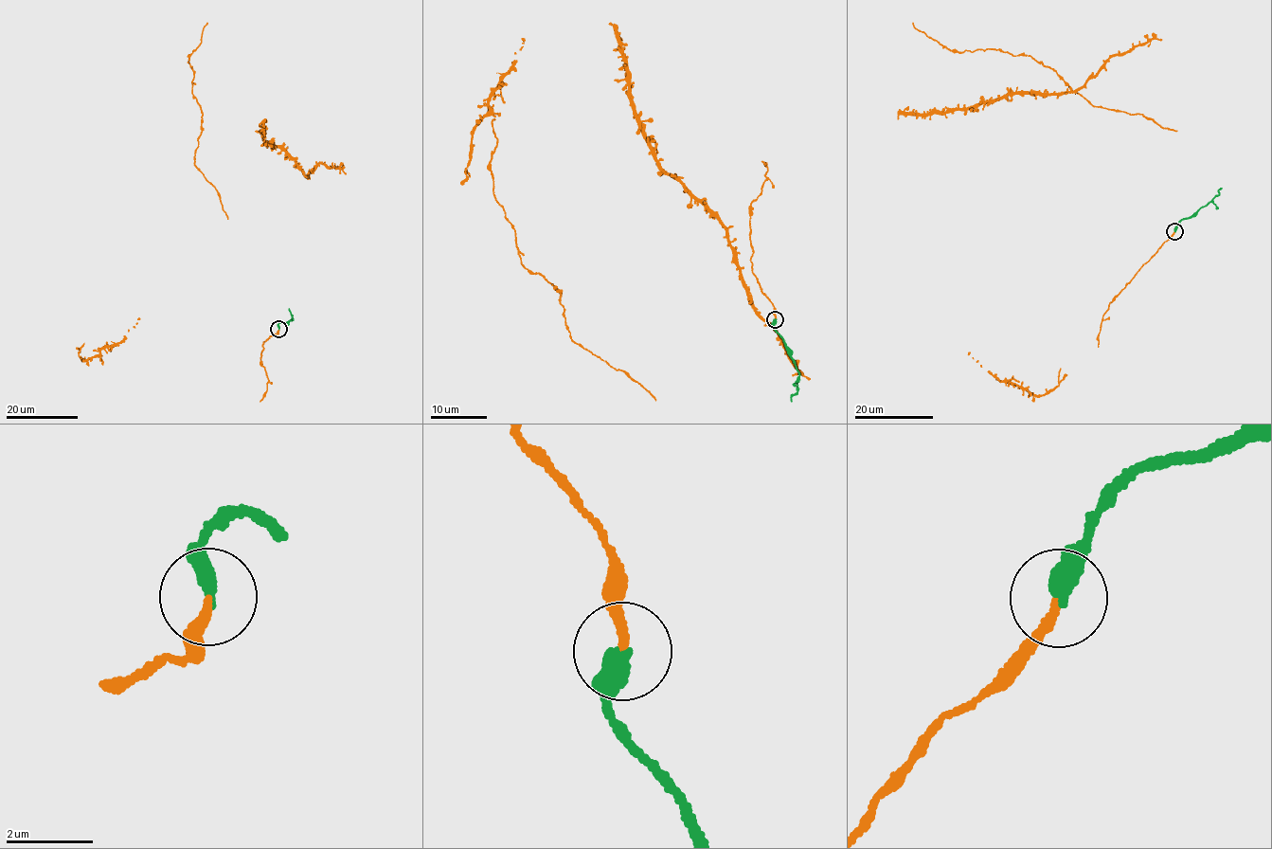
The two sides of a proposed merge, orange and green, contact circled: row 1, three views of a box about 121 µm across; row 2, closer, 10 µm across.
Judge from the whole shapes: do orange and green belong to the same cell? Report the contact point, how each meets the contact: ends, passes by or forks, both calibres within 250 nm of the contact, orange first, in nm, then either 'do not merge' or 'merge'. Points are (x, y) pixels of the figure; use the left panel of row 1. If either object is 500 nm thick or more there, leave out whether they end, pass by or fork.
(278, 329) | orange ends | green ends | 190/400 nm | do not merge

